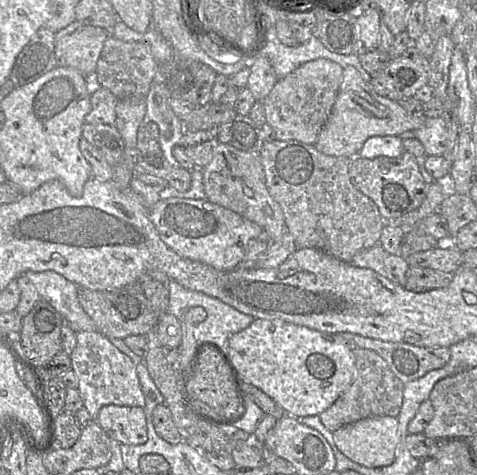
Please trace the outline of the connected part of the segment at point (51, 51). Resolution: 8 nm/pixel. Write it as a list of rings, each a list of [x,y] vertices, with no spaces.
[[[41,27],[18,54],[8,79],[20,87],[56,66],[55,33]]]

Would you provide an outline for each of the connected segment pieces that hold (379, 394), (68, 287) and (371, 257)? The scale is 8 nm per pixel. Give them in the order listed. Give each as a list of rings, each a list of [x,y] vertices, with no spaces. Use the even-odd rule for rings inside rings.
[[[352,348],[356,374],[351,385],[318,416],[331,433],[358,420],[376,417],[397,417],[403,403],[404,383],[390,370],[387,363],[374,351]]]
[[[27,271],[26,277],[33,283],[41,299],[51,304],[70,324],[71,328],[77,331],[99,332],[94,321],[83,310],[77,294],[77,285],[67,280],[62,275],[54,271],[33,272]]]
[[[380,244],[358,252],[350,263],[361,268],[370,268],[402,286],[409,269],[404,257],[400,254],[390,254]]]

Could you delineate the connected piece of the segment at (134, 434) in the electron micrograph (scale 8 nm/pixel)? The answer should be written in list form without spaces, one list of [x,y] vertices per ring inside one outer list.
[[[106,405],[96,421],[111,440],[121,444],[140,445],[147,441],[146,414],[142,407]]]

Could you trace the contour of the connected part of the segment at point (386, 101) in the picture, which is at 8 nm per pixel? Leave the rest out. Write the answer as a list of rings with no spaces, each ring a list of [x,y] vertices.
[[[354,66],[344,68],[342,82],[331,115],[318,135],[316,149],[325,155],[358,155],[365,141],[373,136],[397,135],[421,127],[427,120],[423,113],[410,113],[397,101],[377,94]]]

